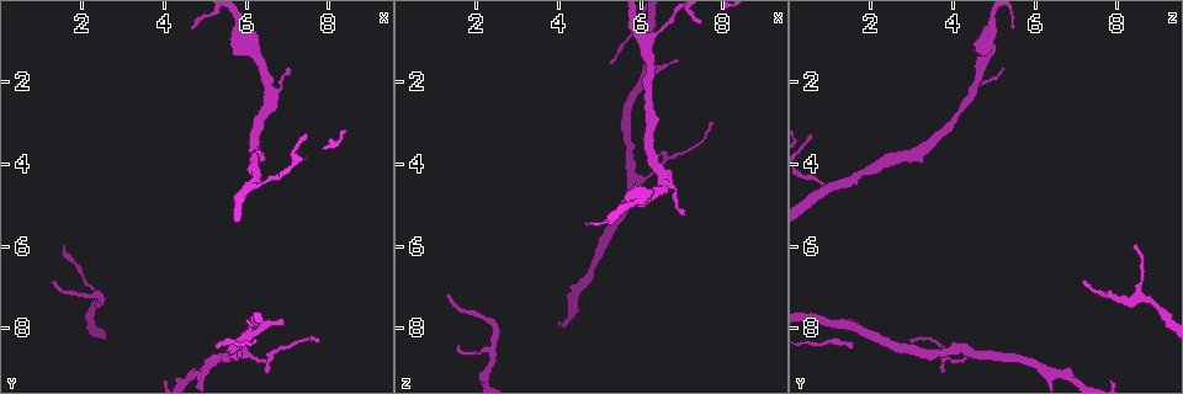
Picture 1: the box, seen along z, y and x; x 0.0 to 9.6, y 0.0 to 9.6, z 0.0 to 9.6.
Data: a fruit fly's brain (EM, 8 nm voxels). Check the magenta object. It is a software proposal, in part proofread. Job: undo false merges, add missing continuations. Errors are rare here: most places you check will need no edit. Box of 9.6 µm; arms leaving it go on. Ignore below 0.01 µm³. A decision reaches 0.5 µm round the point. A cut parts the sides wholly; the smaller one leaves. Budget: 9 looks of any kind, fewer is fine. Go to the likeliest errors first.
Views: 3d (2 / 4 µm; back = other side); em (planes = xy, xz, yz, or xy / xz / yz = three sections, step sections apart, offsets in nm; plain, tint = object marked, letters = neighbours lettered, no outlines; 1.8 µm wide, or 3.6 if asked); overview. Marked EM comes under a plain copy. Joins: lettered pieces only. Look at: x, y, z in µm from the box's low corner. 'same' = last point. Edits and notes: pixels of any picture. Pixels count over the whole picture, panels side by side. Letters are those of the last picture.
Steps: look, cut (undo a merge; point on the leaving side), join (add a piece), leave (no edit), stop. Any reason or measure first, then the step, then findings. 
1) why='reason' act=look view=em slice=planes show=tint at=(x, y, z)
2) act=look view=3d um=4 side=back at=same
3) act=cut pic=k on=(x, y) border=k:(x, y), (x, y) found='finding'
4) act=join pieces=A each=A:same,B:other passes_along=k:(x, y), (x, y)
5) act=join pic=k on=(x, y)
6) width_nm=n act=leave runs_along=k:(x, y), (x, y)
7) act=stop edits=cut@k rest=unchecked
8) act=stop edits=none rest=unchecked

why='a fork' act=look view=em slice=planes show=tint at=(6.15, 4.55, 1.05)

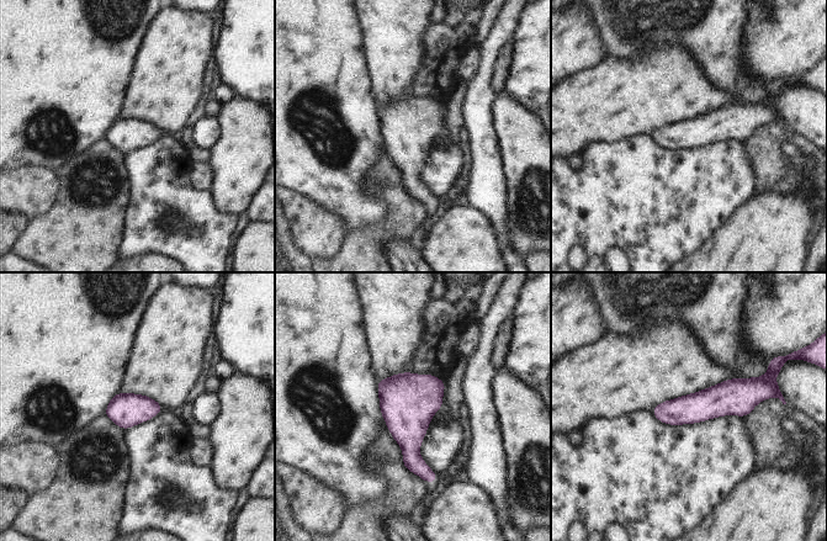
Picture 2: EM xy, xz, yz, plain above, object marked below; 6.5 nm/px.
why='what lies round it' act=look view=em slice=planes show=letters at=same

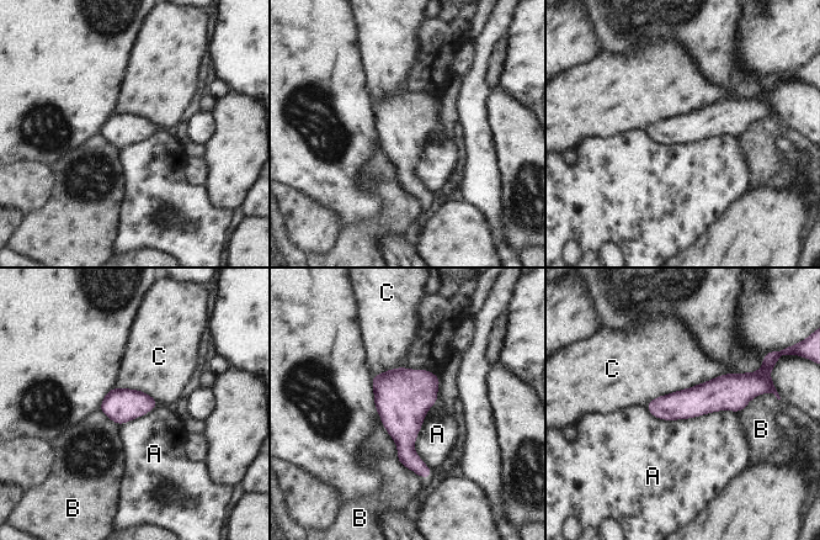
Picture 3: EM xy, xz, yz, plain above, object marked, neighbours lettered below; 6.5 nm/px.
act=leave each=A:other,B:other,C:other found='continuous, no second cell'

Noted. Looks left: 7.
why='arms part here' act=look view=3d um=4 side=back at=(2.40, 7.25, 8.60)

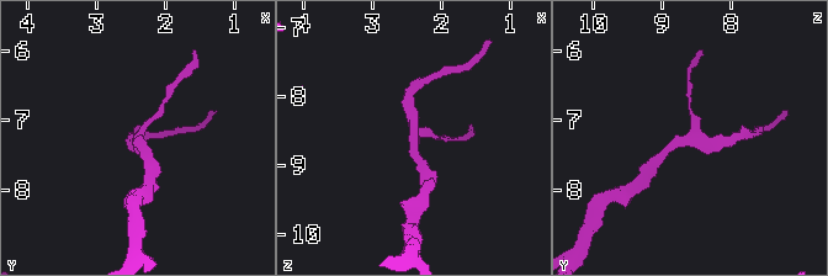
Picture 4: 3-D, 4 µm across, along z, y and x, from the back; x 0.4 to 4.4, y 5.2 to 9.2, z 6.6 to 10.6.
why='shape alone is not enough' act=look view=em slice=planes show=letters at=(2.40, 7.30, 8.60)

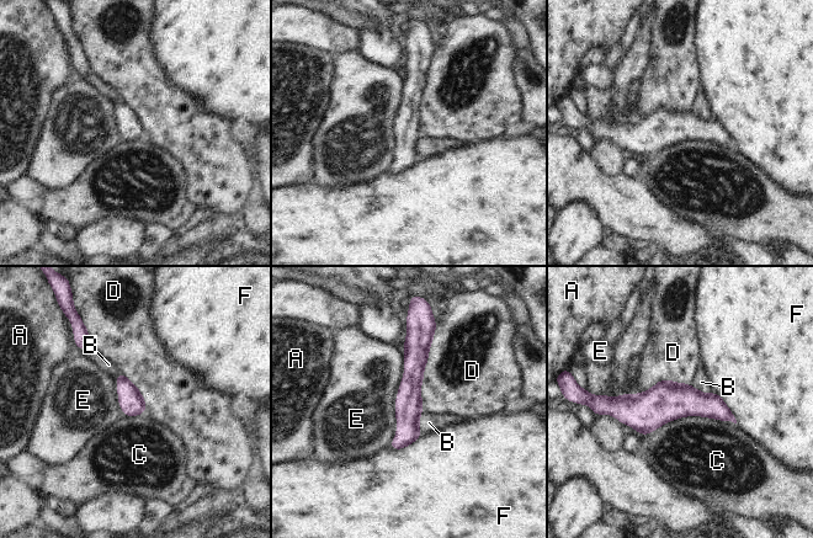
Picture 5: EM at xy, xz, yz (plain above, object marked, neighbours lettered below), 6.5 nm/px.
act=leave each=A:other,B:other,C:other,D:other,E:other,F:other runs_along=5:(611, 410), (711, 405), (731, 417) found='one cell here'

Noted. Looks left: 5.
why='free end' act=look view=3d um=4 at=(6.90, 7.75, 1.40)

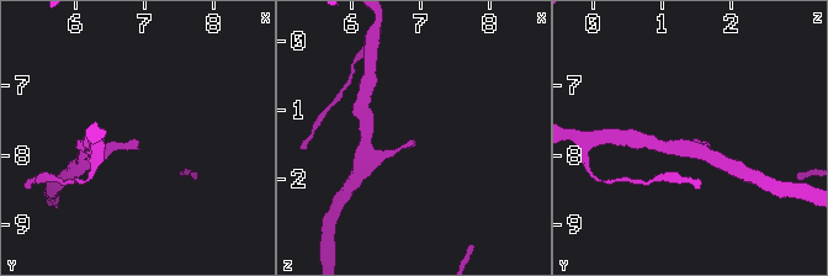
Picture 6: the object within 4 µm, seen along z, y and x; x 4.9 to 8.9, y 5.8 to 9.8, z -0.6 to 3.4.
why='shape alone is not enough' act=look view=em slice=planes show=letters at=(6.90, 7.75, 1.45)

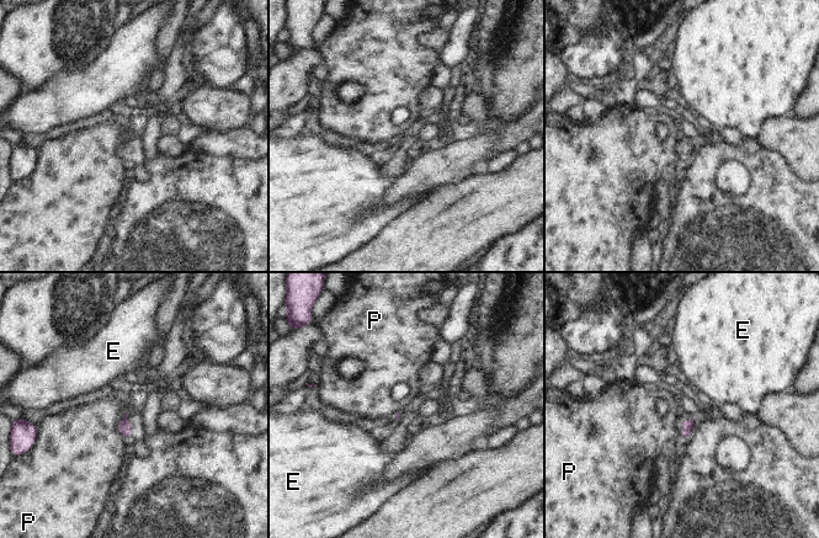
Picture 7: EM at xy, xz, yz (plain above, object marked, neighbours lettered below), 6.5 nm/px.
act=leave each=E:other,P:other border=7:(125, 414), (116, 429), (129, 440) found='no lettered piece goes on from it'

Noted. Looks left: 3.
why='tapers out' act=look view=em slice=xy step=4 show=letters at=(7.00, 1.60, 5.20)

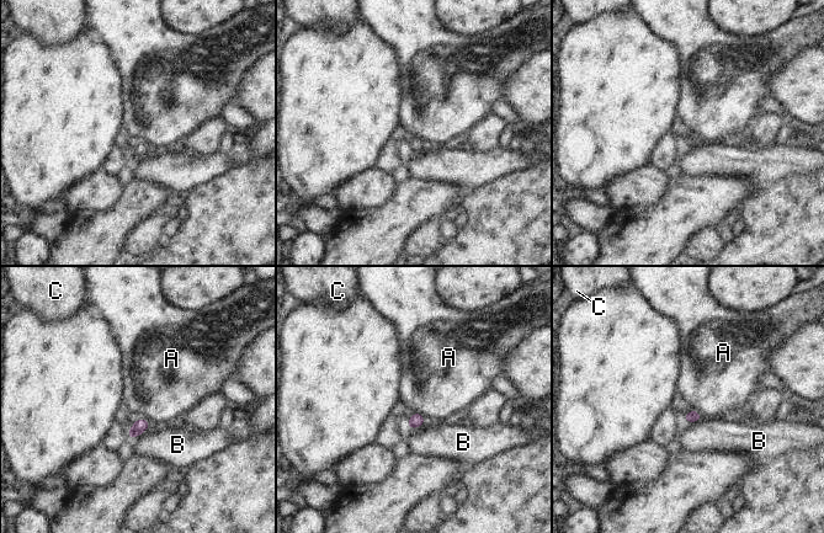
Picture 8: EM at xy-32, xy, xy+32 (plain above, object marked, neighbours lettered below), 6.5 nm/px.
why='cut it another way' act=look view=em slice=planes show=letters at=same

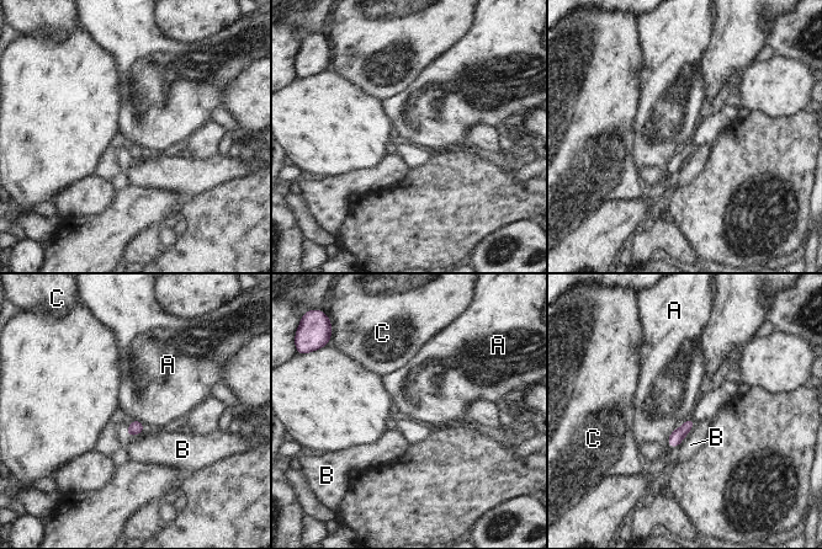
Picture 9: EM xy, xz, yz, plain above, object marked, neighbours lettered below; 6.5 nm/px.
act=leave each=A:other,B:other,C:other border=9:(675, 428), (666, 443) found='no lettered piece goes on from it'

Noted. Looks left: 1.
act=stop edits=none rest=unchecked

